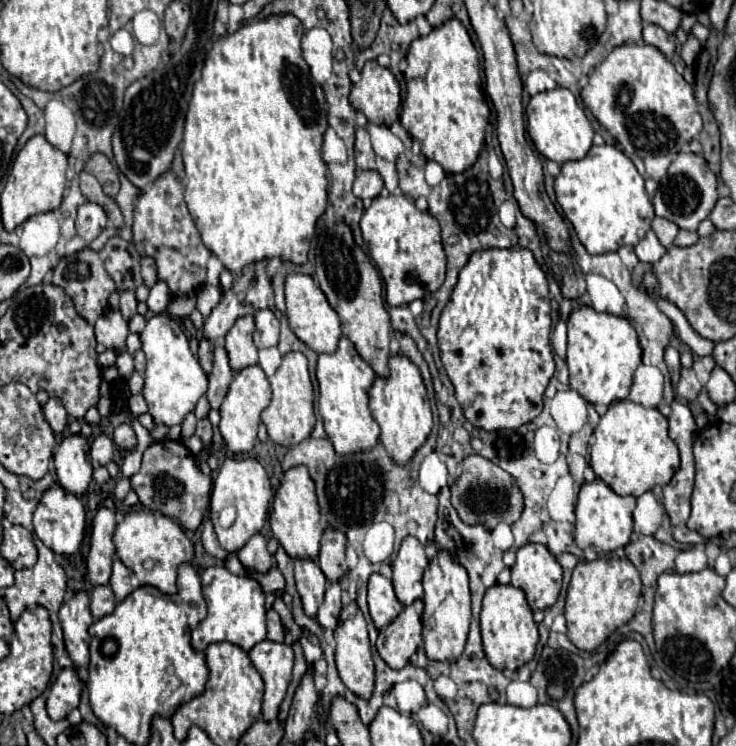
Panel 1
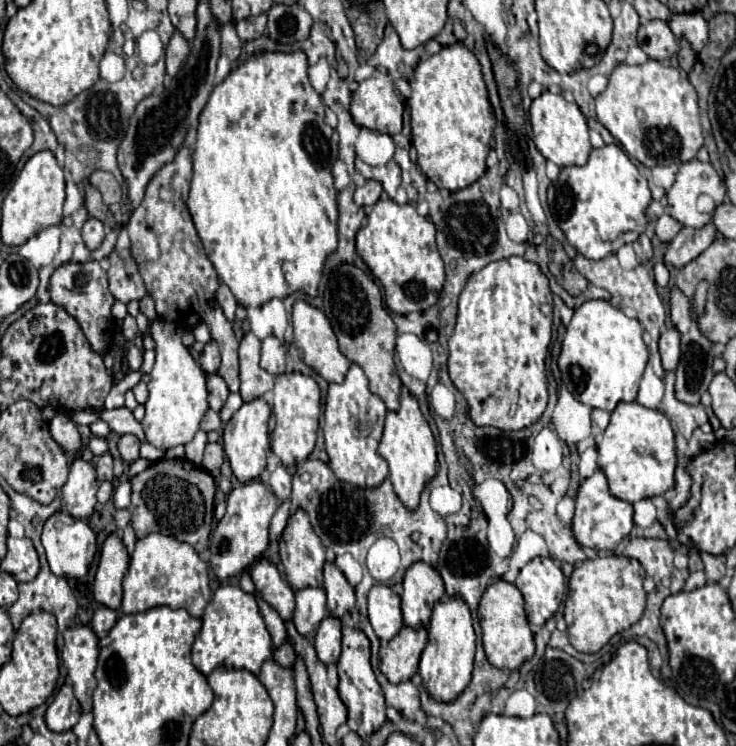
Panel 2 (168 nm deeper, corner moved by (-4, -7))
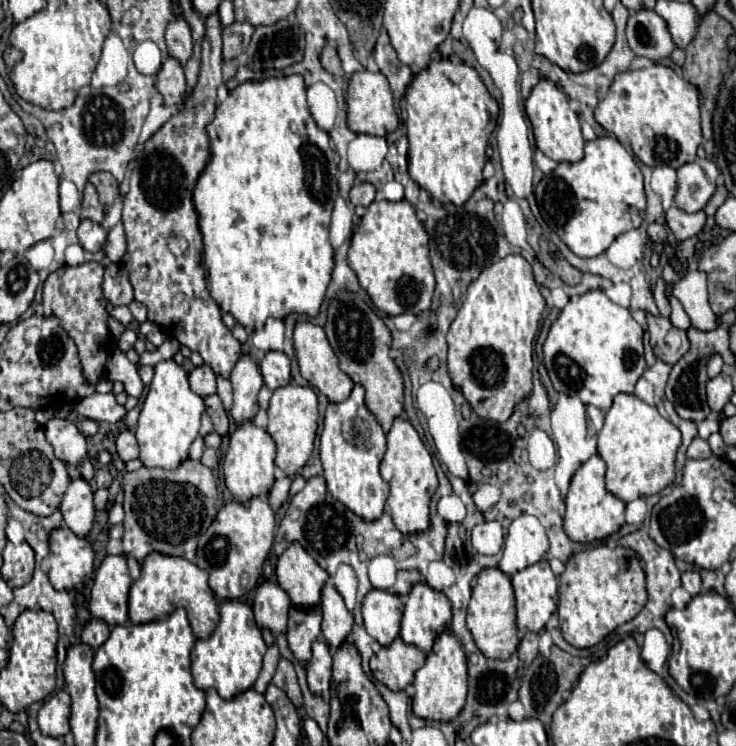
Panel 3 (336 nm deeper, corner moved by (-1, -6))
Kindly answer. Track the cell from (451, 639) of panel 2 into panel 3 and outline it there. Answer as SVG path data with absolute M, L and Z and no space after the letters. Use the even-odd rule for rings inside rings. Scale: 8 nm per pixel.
M446 630L436 638L434 648L426 658L426 664L416 672L414 678L416 694L412 698L414 716L434 722L452 722L464 708L466 690L468 690L466 680L468 674L466 674L466 656L462 652L462 644L450 630Z

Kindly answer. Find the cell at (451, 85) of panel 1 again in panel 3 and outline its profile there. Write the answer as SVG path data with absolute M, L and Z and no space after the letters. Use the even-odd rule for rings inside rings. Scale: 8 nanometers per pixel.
M450 60L430 62L406 90L408 172L436 202L462 206L482 184L486 146L498 120L498 102L488 94L478 72Z

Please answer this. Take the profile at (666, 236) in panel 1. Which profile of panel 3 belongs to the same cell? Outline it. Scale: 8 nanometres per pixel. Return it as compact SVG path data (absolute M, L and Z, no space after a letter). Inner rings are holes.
M672 206L672 208L664 214L664 218L666 218L666 226L672 230L672 234L674 234L674 238L676 238L678 242L696 236L696 234L704 228L704 224L706 224L706 214L704 214L704 210L698 210L698 212L694 212L694 214L688 214L688 212L684 212L684 210Z

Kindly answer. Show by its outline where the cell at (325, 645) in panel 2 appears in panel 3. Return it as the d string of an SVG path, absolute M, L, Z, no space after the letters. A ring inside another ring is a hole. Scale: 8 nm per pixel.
M318 640L312 646L312 660L306 666L308 672L308 686L310 692L316 696L324 696L330 688L332 678L332 652L326 642Z

